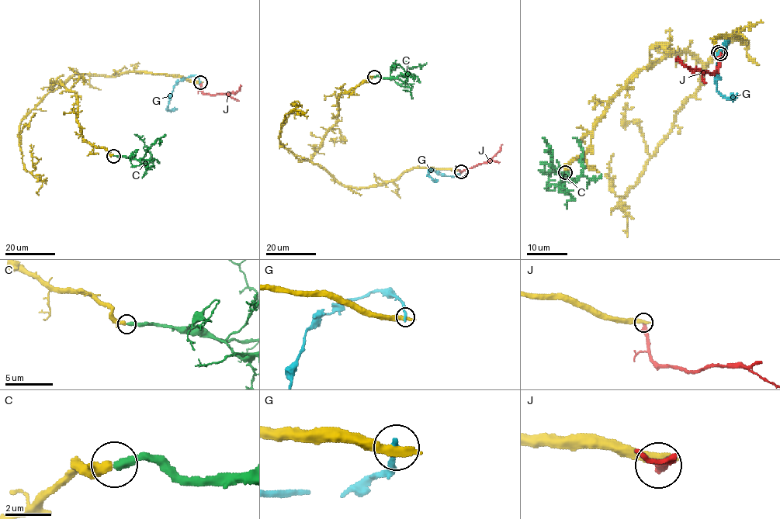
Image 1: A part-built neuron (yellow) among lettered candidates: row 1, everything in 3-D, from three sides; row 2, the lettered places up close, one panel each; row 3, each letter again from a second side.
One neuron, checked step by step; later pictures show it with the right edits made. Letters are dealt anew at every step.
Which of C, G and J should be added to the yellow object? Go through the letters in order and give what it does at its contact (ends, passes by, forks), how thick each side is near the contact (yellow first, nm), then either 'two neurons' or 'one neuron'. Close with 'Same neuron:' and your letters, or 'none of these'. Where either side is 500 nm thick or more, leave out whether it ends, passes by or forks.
C: it ends | 440/340 nm | one neuron
G: 500/280 nm | two neurons
J: it ends | 460/340 nm | two neurons
Same neuron: C

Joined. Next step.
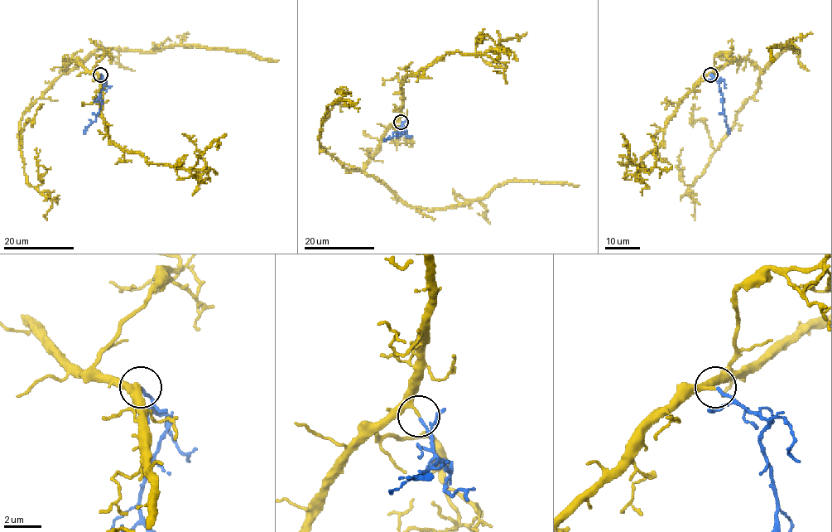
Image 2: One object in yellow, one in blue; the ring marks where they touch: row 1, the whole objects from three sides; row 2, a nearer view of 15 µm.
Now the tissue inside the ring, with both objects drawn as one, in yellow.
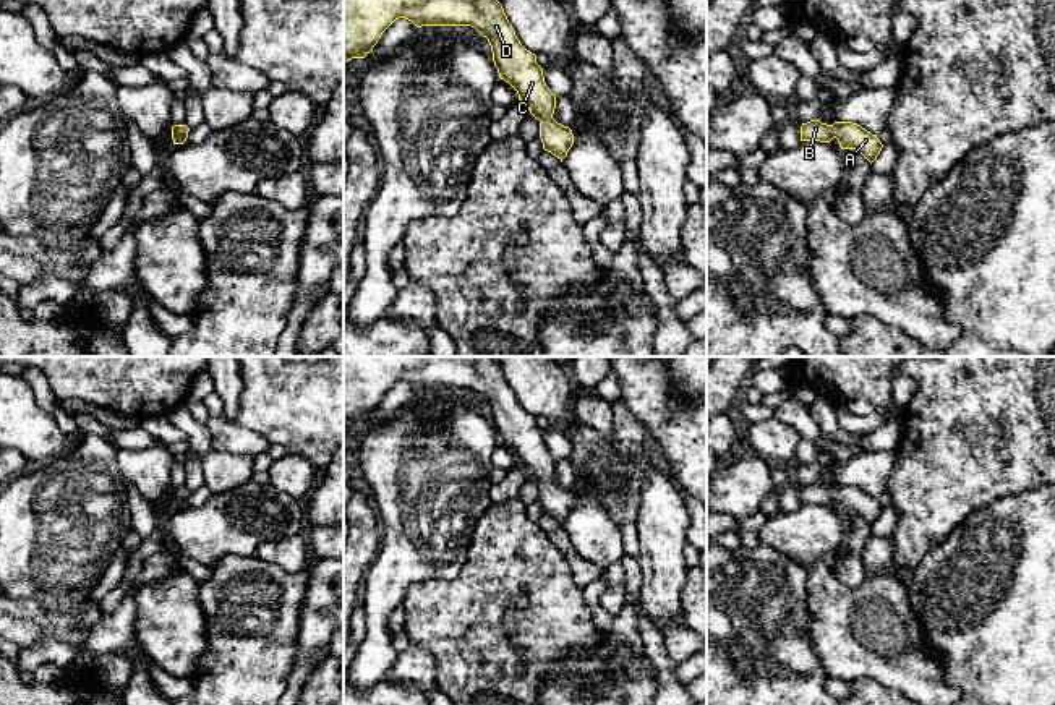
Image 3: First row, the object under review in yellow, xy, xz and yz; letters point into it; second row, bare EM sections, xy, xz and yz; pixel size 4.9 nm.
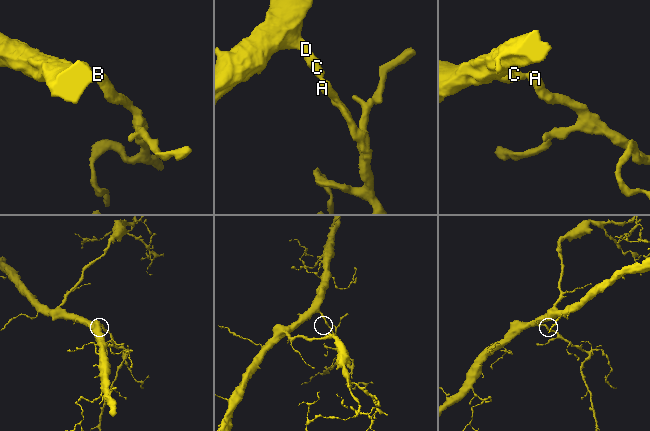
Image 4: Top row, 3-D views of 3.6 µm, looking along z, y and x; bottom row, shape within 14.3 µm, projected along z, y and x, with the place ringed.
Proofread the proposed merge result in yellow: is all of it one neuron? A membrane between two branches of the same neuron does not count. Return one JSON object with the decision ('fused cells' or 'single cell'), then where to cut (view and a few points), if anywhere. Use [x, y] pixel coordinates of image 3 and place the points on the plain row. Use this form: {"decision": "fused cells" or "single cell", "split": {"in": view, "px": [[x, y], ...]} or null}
{"decision": "single cell", "split": null}

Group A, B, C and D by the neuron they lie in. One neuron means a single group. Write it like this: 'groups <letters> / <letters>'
groups A B C D

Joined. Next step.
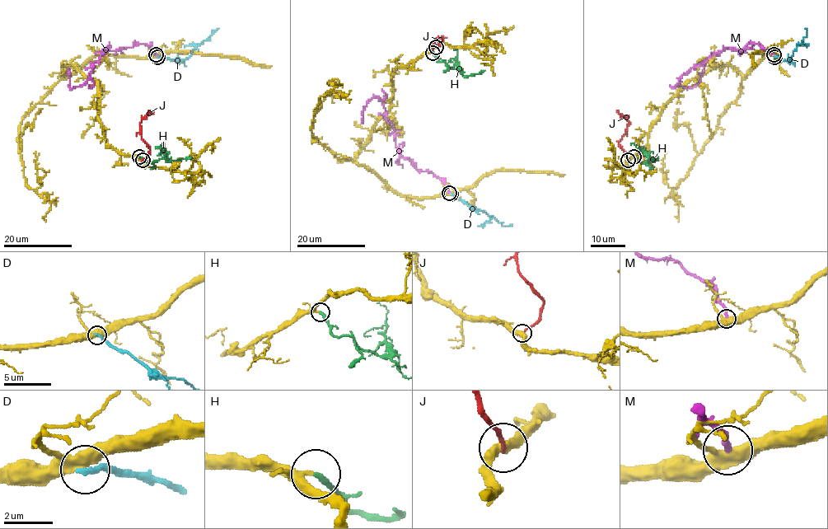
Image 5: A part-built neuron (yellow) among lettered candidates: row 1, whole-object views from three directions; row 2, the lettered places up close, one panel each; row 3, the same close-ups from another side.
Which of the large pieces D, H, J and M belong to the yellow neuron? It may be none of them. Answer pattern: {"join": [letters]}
{"join": ["H"]}

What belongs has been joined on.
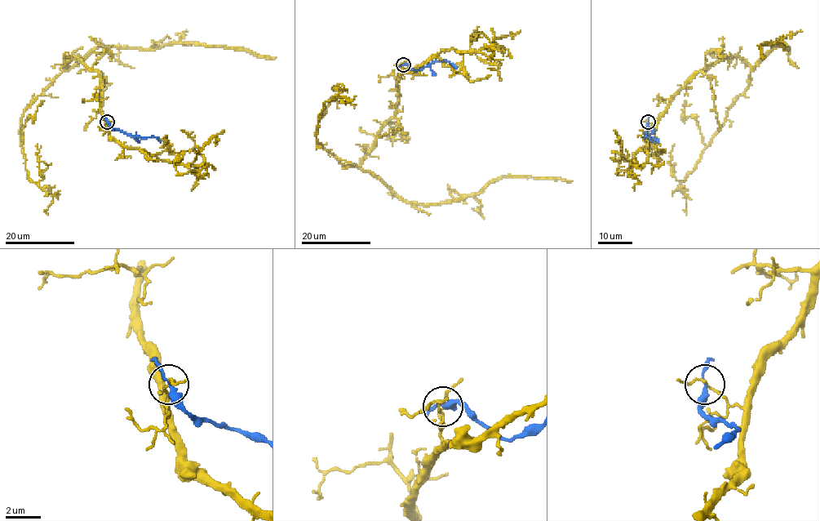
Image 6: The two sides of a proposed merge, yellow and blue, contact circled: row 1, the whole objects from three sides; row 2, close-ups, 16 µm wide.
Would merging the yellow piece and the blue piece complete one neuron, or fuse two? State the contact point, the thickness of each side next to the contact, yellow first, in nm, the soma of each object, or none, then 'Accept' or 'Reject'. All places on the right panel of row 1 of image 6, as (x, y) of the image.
Place: (648, 122). Thickness 110 nm (yellow) against 240 nm. Soma of yellow: none. Soma of blue: none. Reject

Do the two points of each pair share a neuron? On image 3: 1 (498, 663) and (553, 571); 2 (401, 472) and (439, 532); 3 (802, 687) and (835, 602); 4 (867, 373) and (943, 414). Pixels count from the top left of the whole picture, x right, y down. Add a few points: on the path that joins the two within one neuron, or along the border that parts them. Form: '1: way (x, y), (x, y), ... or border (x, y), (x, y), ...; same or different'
1: way (498, 640), (498, 631), (530, 593); same
2: way (415, 487), (427, 498), (427, 517); same
3: border (809, 616), (809, 642), (827, 676); different
4: border (892, 373), (895, 376); different

